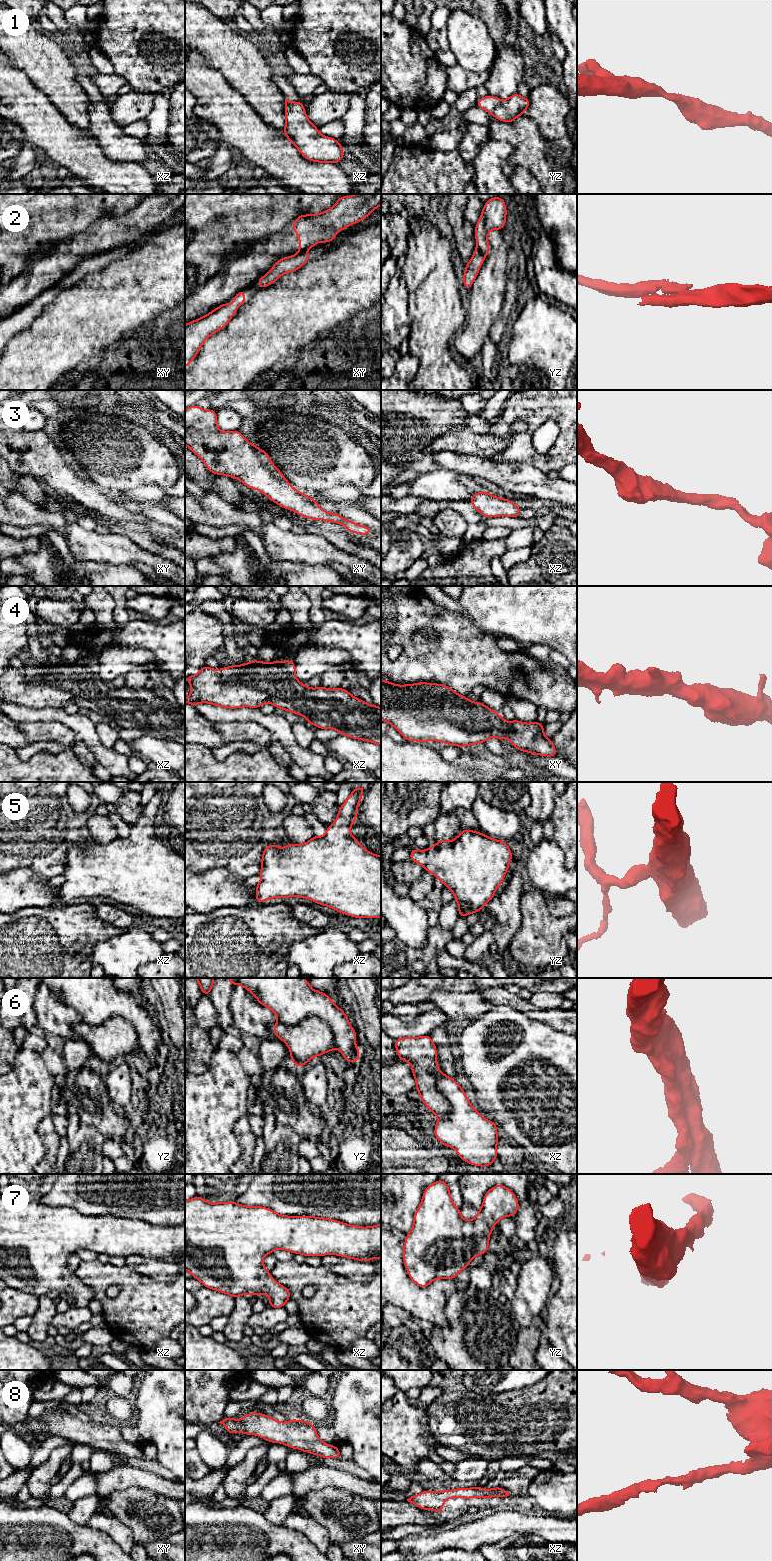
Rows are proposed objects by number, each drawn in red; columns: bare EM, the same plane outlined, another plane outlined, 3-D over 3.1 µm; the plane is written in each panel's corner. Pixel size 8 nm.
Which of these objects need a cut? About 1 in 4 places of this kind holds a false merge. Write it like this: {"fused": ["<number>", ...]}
{"fused": ["2"]}

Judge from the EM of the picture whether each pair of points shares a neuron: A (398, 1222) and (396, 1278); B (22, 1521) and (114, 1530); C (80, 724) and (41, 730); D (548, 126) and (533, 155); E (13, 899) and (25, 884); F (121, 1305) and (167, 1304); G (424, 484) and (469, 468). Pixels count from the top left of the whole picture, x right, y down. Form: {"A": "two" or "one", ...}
{"A": "two", "B": "two", "C": "two", "D": "two", "E": "one", "F": "one", "G": "two"}

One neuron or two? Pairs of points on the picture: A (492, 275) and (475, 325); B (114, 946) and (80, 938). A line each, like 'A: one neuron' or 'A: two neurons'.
A: one neuron
B: two neurons

